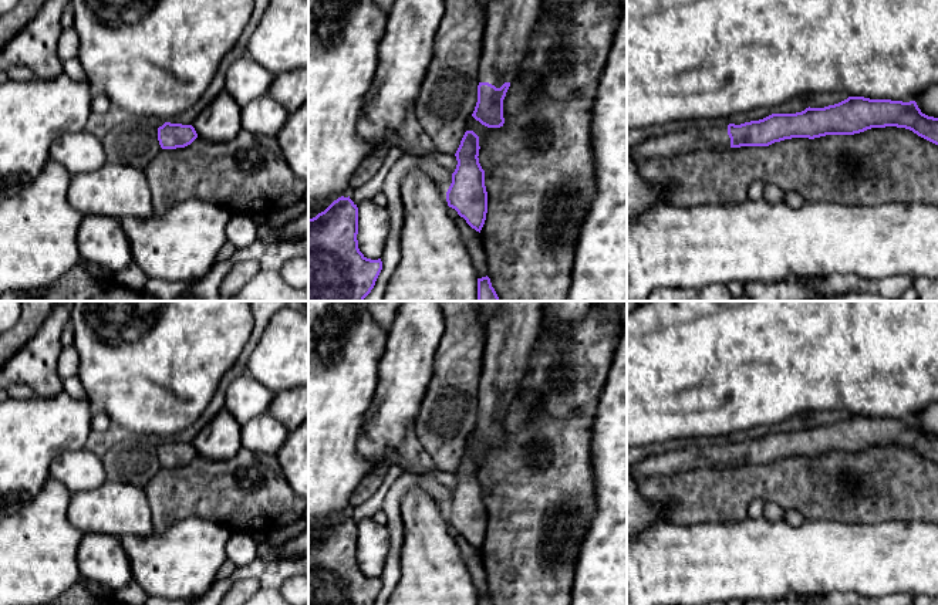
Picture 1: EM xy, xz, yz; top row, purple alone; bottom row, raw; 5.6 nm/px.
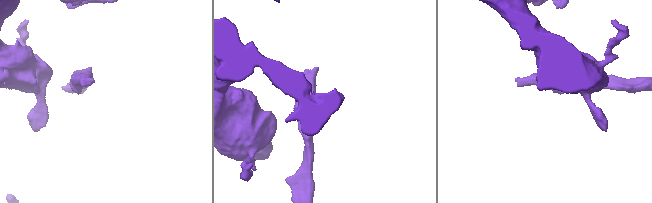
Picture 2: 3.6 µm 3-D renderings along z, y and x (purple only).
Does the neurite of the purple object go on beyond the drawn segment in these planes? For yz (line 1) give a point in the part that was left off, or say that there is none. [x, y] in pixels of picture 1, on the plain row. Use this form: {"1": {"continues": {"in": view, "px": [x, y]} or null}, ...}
{"1": {"continues": {"in": "yz", "px": [694, 456]}}}

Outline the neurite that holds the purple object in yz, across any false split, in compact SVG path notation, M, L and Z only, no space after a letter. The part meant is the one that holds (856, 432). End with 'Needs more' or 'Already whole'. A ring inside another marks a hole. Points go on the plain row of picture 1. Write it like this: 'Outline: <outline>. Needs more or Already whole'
Outline: M848 415L824 426L806 426L796 432L772 432L740 443L699 445L649 456L627 469L635 481L652 476L672 476L704 467L769 464L792 456L854 453L871 446L905 446L938 463L938 436L921 430L915 419Z. Needs more

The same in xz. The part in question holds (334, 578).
Outline: M338 516L324 530L308 537L308 605L374 605L382 579L367 577L358 567L358 525Z. Already whole

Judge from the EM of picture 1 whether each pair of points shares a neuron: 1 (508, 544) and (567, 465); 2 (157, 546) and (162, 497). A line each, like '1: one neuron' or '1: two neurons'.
1: one neuron
2: two neurons

